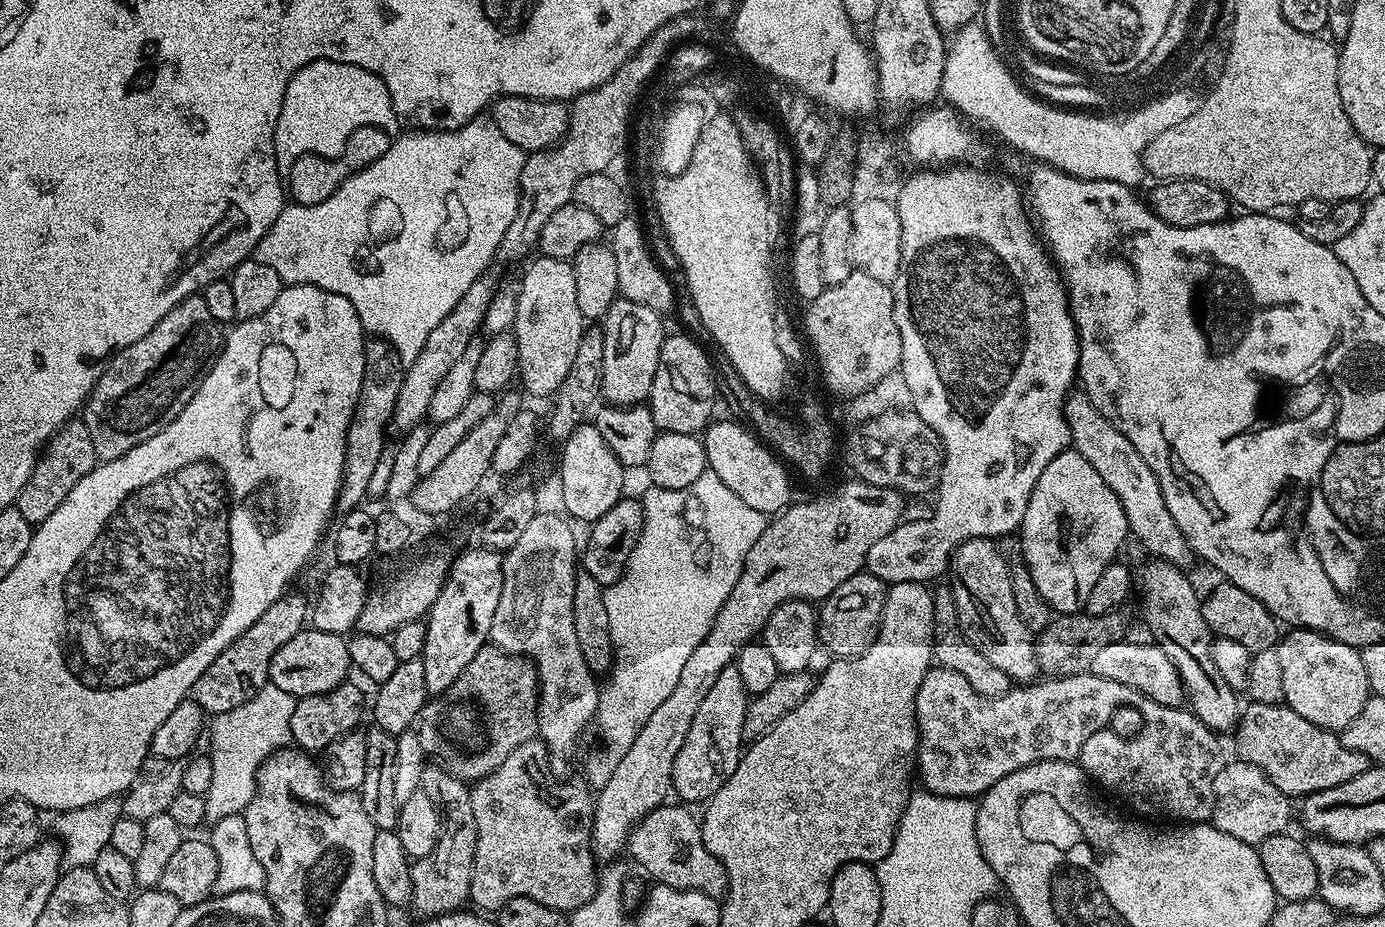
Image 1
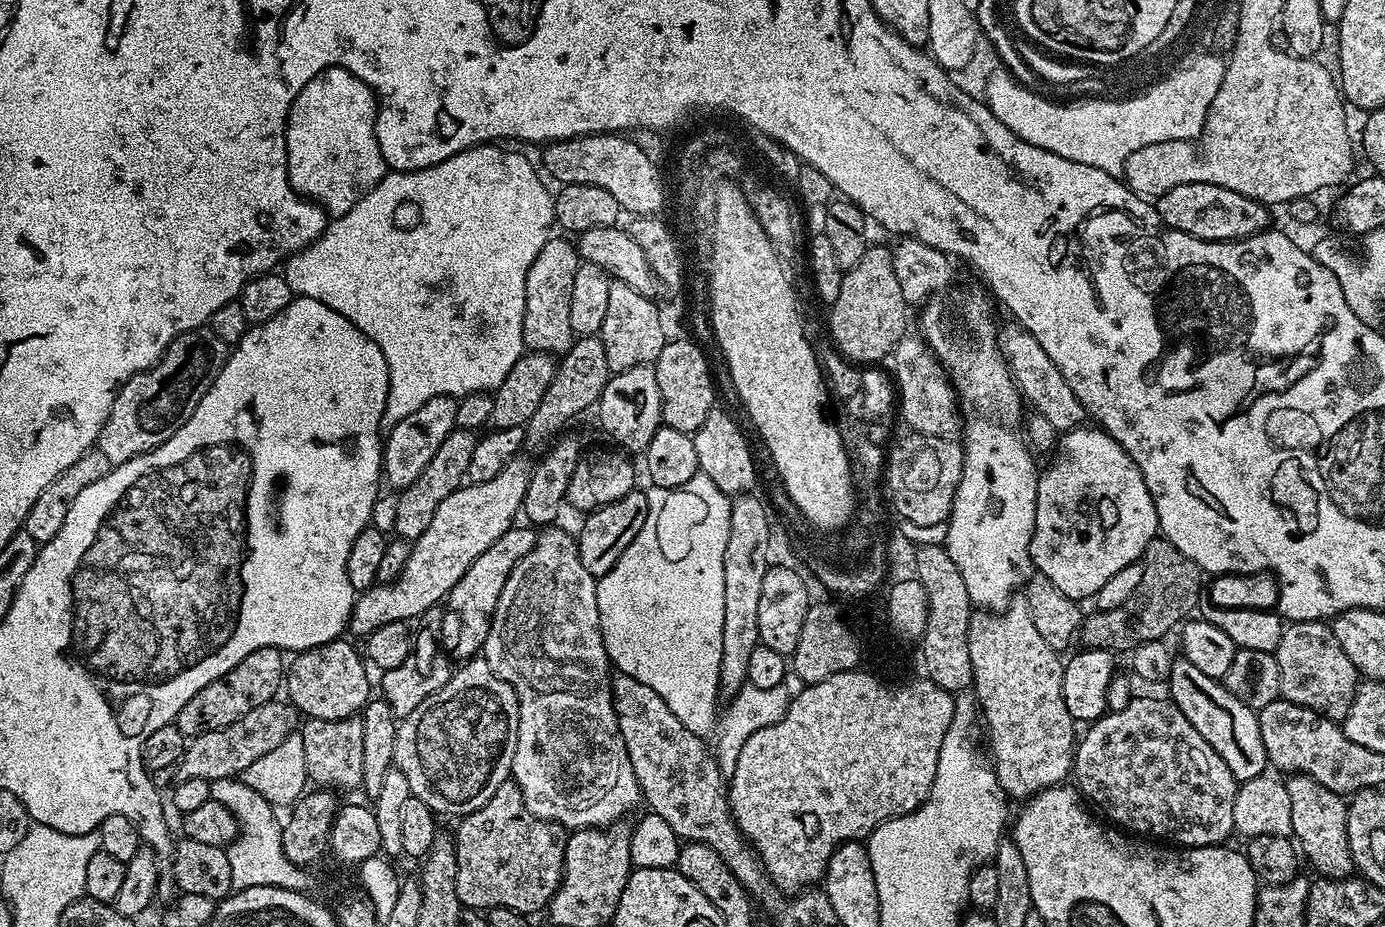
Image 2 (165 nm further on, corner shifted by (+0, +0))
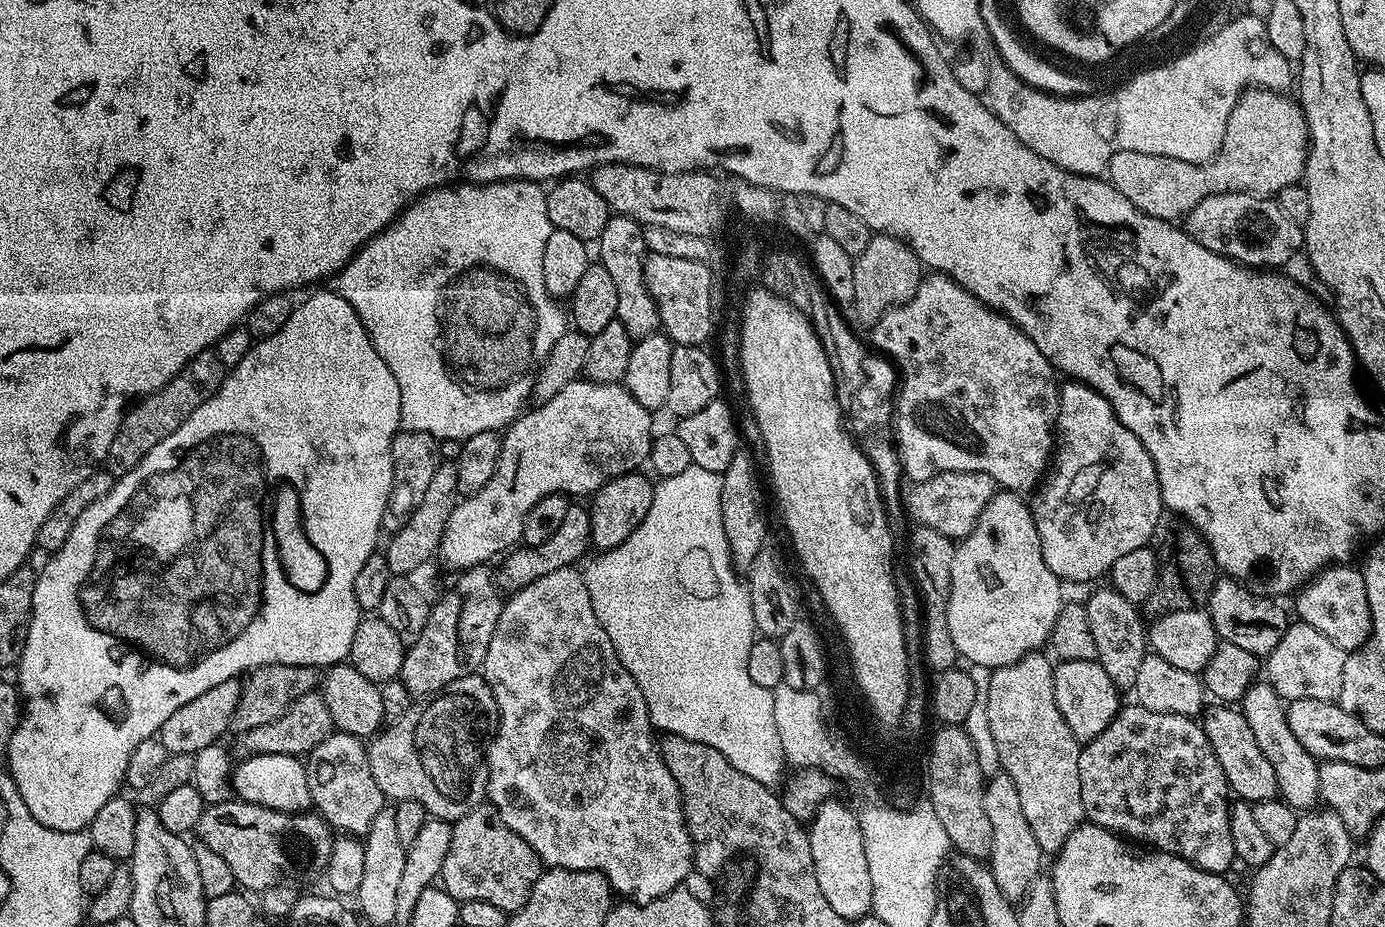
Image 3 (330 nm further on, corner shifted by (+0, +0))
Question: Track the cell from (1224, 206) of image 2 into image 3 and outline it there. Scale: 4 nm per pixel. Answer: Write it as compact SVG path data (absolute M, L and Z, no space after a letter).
M1255 192L1210 194L1210 198L1202 198L1202 202L1183 217L1182 227L1198 246L1206 246L1206 250L1253 270L1283 269L1283 264L1301 255L1304 247L1303 227L1286 218L1286 214L1278 210L1275 199Z

